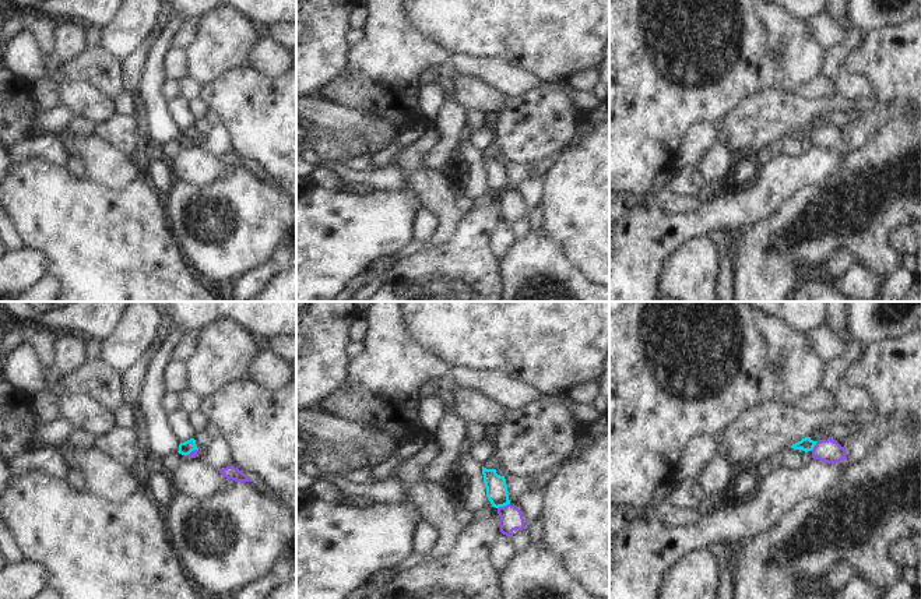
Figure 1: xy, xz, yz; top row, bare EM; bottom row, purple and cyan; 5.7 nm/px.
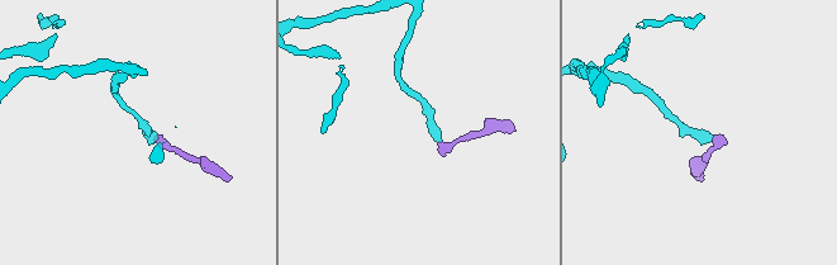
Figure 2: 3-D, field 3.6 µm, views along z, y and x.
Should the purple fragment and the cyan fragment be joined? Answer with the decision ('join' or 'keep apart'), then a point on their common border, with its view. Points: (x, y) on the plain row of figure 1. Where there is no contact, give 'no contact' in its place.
join; meets purple in xz at (505, 193)

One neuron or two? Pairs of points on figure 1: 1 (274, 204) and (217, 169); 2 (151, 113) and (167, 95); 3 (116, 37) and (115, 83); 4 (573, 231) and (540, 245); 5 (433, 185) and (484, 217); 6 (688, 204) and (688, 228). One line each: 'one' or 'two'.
1: two
2: two
3: two
4: two
5: two
6: two

